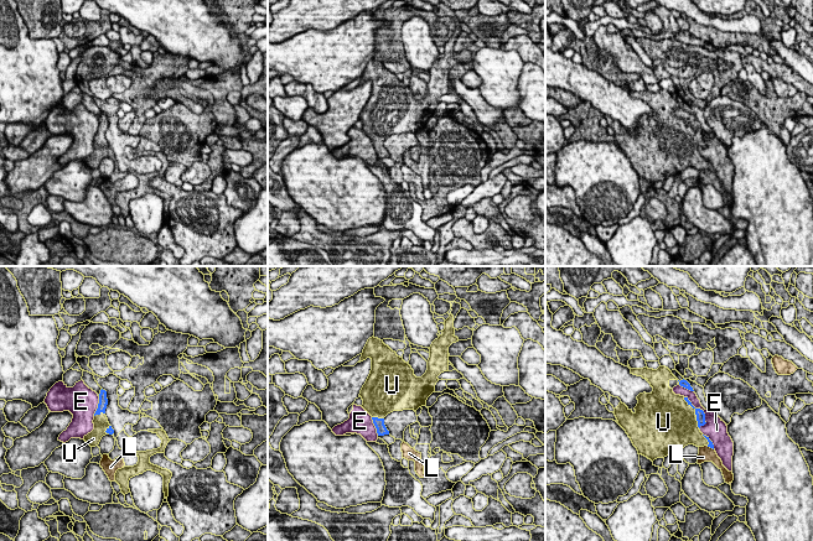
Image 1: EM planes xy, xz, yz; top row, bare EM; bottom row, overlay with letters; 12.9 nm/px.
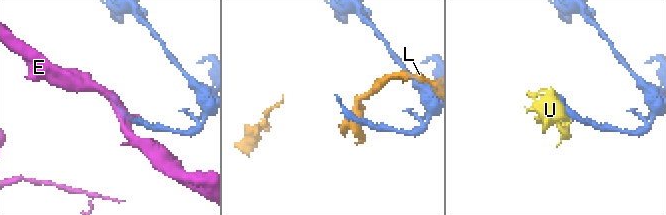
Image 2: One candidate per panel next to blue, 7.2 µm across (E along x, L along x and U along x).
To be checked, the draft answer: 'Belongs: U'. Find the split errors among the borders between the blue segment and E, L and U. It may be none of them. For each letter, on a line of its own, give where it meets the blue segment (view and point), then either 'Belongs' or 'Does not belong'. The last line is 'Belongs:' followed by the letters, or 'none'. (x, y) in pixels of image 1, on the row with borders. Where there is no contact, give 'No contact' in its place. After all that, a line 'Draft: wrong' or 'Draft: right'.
E: Touches blue at yz (703, 411). Does not belong
L: Touches blue at yz (710, 447). Does not belong
U: Touches blue at yz (695, 412). Belongs
Belongs: U
Draft: right

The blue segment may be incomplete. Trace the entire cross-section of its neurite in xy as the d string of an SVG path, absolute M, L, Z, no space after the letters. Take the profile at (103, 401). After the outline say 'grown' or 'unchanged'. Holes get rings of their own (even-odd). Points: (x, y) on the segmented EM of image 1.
M102 389L99 394L98 409L94 413L93 420L94 430L83 438L90 447L98 446L103 436L114 433L114 430L109 425L108 418L105 416L107 405L107 391Z | grown

